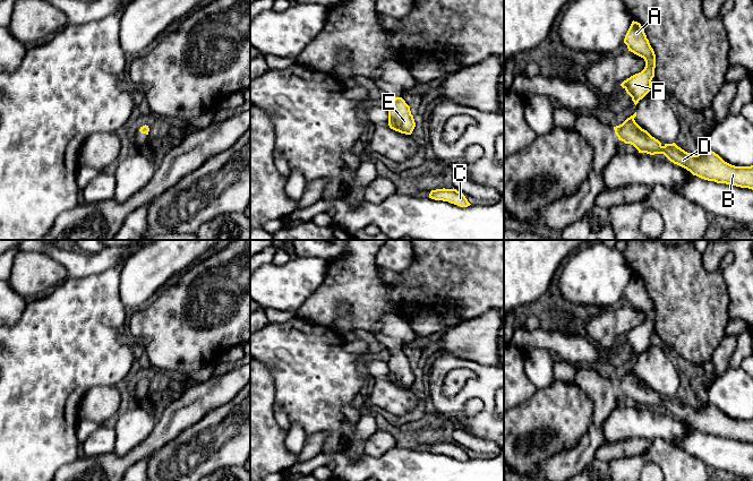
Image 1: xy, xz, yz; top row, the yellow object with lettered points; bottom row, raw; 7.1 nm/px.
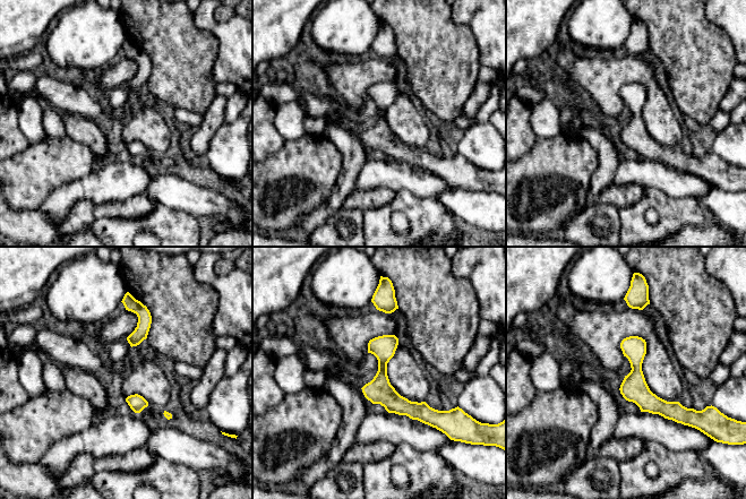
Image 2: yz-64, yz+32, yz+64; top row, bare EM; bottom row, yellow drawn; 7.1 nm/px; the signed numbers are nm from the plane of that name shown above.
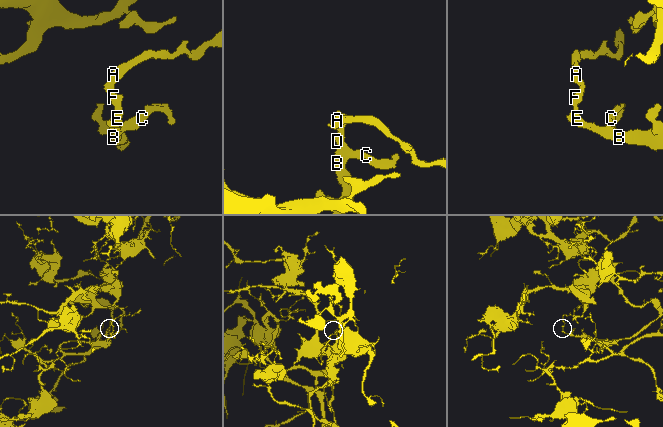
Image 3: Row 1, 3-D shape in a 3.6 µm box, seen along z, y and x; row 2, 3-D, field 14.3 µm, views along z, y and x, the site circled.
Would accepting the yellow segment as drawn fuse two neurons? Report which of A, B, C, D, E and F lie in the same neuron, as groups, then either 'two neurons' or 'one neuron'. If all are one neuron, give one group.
groups A B C D E F; one neuron

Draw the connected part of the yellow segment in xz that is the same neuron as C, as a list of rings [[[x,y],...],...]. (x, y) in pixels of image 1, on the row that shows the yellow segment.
[[[443,188],[443,189],[431,190],[429,194],[429,198],[435,200],[448,201],[460,207],[468,207],[471,205],[465,198],[465,196],[454,188],[453,189]]]

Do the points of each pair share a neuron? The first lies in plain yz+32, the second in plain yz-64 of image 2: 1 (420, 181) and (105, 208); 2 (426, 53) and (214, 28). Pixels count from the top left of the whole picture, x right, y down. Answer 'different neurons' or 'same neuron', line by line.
1: different neurons
2: different neurons

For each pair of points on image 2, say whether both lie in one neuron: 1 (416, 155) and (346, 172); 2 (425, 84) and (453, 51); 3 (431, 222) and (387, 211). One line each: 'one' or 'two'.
1: one
2: one
3: one

